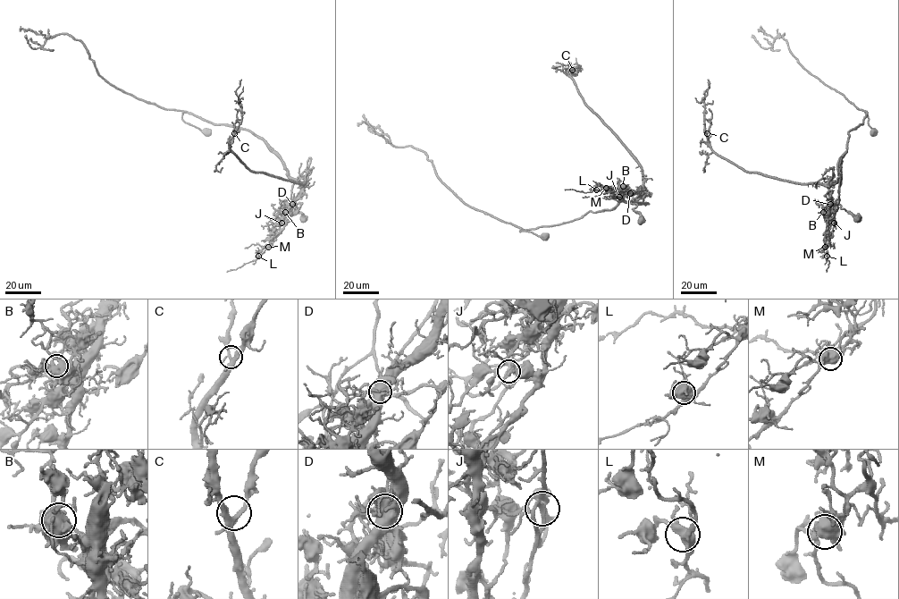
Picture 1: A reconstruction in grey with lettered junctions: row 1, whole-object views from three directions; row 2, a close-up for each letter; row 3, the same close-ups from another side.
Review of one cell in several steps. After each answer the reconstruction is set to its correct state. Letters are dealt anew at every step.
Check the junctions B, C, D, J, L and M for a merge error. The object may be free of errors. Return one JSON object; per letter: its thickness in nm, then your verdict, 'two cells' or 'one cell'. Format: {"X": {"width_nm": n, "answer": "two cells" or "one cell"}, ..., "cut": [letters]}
{"B": {"width_nm": 600, "answer": "one cell"}, "C": {"width_nm": 320, "answer": "one cell"}, "D": {"width_nm": 650, "answer": "two cells"}, "J": {"width_nm": 240, "answer": "one cell"}, "L": {"width_nm": 480, "answer": "one cell"}, "M": {"width_nm": 650, "answer": "one cell"}, "cut": ["D"]}

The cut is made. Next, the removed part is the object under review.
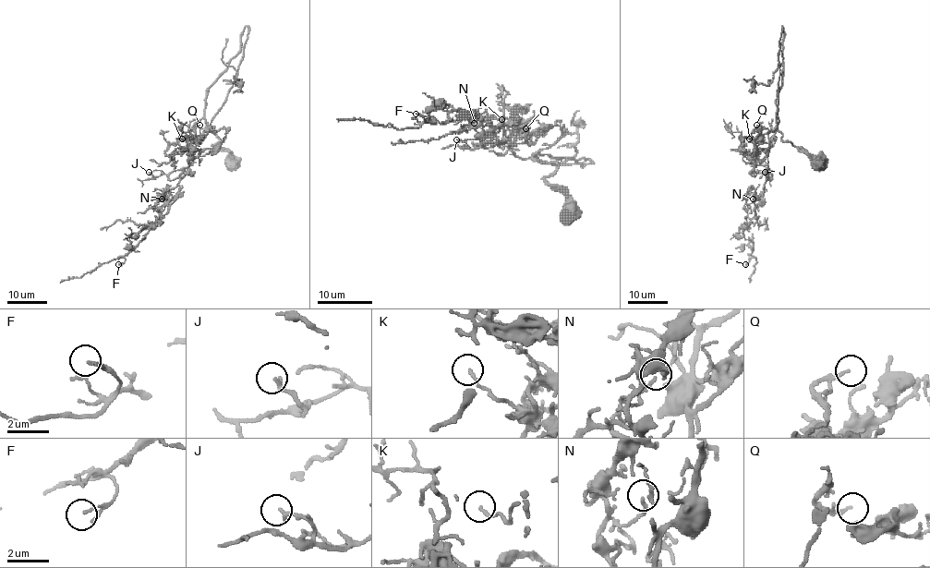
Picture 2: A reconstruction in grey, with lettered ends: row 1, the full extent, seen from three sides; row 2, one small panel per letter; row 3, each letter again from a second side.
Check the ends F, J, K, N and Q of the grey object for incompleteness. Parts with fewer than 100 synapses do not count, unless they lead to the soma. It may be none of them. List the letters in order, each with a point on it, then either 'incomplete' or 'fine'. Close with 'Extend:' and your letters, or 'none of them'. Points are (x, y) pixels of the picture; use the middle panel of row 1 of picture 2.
F: at (416, 114); fine
J: at (456, 139); incomplete
K: at (501, 119); fine
N: at (474, 123); fine
Q: at (525, 128); fine
Extend: J

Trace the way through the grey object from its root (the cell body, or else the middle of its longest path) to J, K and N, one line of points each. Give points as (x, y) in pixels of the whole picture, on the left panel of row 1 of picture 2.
J: (195, 159), (187, 167), (167, 175), (153, 177), (149, 172)
K: (195, 159), (216, 148), (225, 130), (210, 131), (201, 118), (189, 131), (193, 136), (182, 138)
N: (195, 159), (171, 190), (167, 211), (160, 218), (161, 211), (156, 204), (162, 199)

